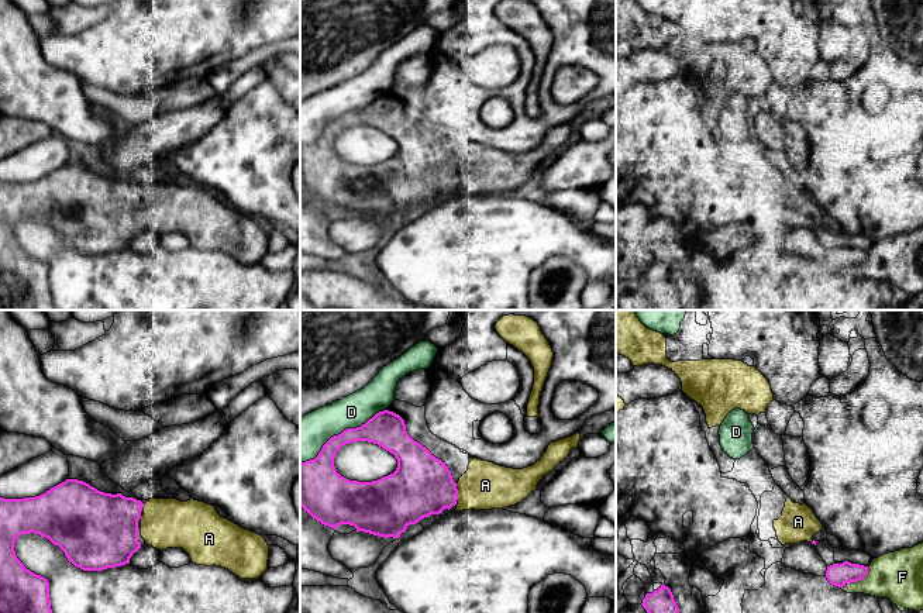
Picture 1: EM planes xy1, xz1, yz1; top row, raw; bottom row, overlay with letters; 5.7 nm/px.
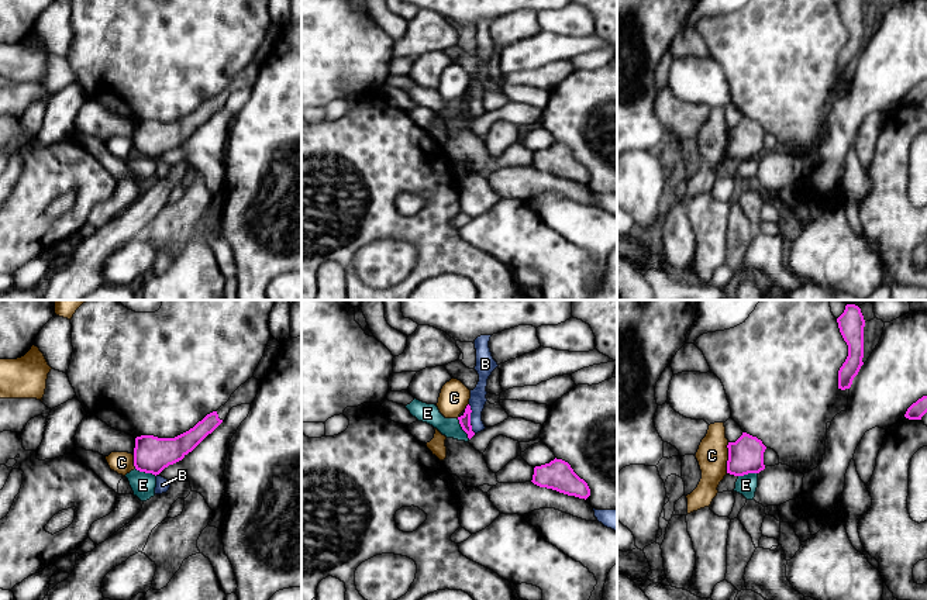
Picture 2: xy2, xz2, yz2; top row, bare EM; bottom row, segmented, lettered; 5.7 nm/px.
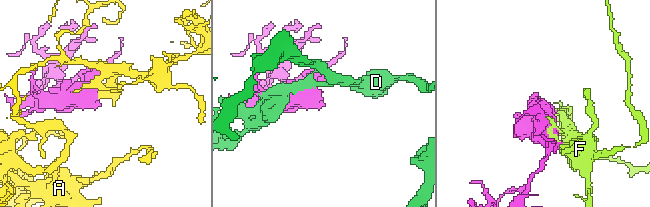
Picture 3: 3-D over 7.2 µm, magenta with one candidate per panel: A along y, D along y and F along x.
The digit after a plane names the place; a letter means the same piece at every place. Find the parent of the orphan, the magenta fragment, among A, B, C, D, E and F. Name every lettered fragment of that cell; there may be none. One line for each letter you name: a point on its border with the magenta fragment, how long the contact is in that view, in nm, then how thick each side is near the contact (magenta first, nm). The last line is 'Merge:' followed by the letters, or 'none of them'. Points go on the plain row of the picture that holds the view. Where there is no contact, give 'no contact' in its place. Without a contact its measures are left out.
A: xz1 (457, 179) | 60 nm | 360/260 nm
Merge: A

